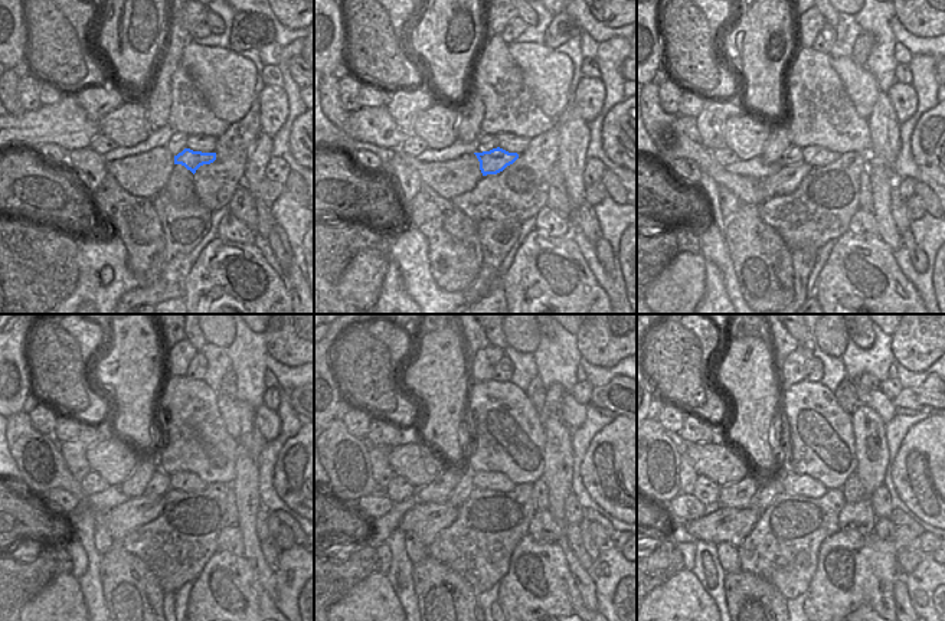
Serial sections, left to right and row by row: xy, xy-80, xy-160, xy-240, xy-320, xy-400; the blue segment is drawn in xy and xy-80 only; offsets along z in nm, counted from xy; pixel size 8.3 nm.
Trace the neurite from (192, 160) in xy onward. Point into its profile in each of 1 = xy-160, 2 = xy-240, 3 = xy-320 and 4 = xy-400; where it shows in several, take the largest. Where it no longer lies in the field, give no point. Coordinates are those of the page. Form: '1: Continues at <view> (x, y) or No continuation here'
1: Continues at xy-160 (785, 179)
2: Continues at xy-240 (113, 510)
3: Continues at xy-320 (424, 520)
4: Continues at xy-400 (719, 523).

